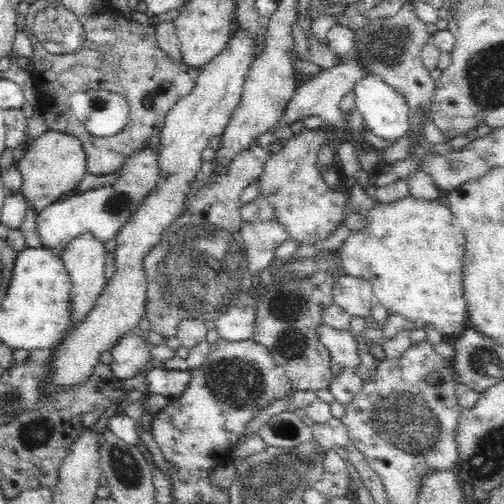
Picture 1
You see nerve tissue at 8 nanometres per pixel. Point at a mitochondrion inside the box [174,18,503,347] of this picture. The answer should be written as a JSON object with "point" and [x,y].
{"point":[387,48]}

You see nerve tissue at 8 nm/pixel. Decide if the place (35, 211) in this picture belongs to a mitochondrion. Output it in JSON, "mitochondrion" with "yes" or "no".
{"mitochondrion":"no"}

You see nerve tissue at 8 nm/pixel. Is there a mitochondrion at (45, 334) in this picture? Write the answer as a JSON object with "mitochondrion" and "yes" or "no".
{"mitochondrion":"no"}

